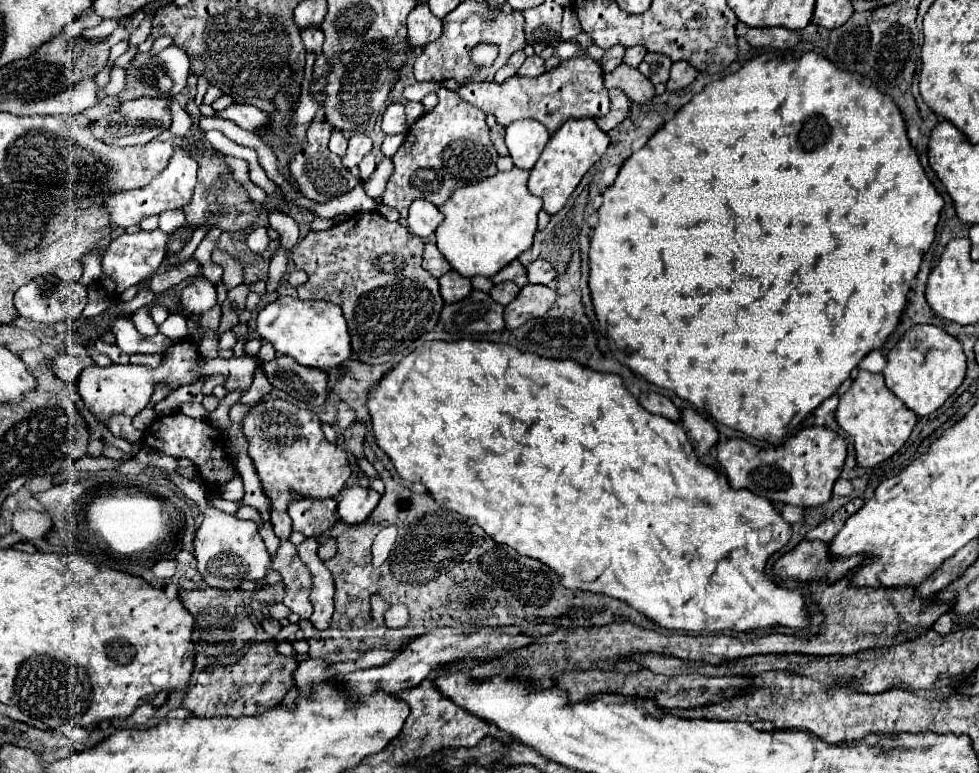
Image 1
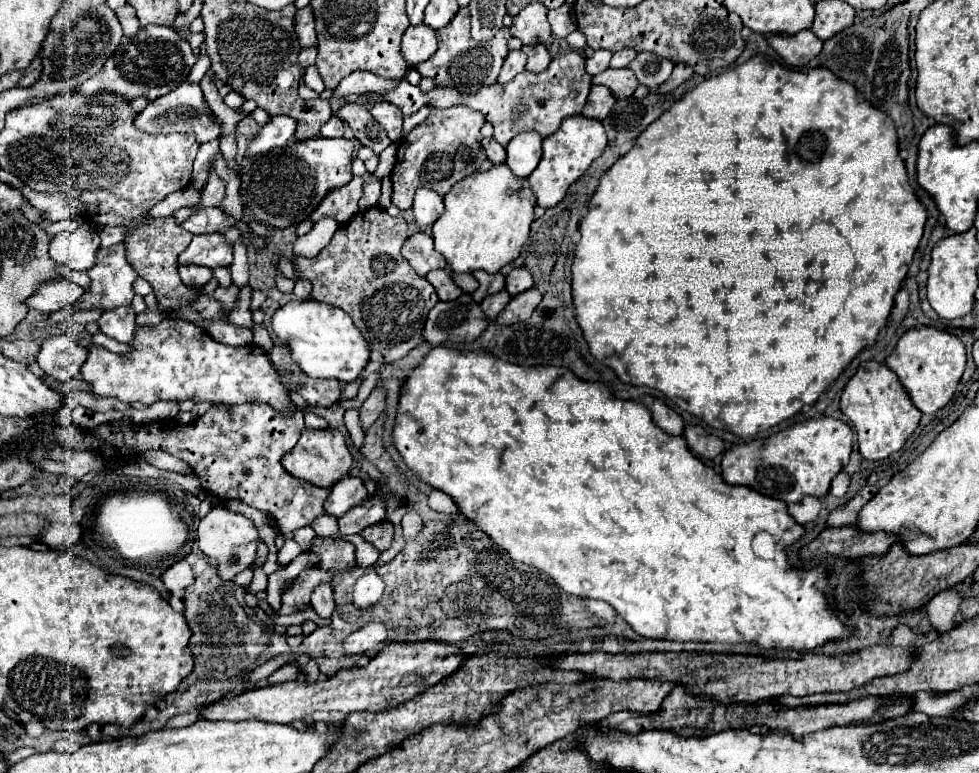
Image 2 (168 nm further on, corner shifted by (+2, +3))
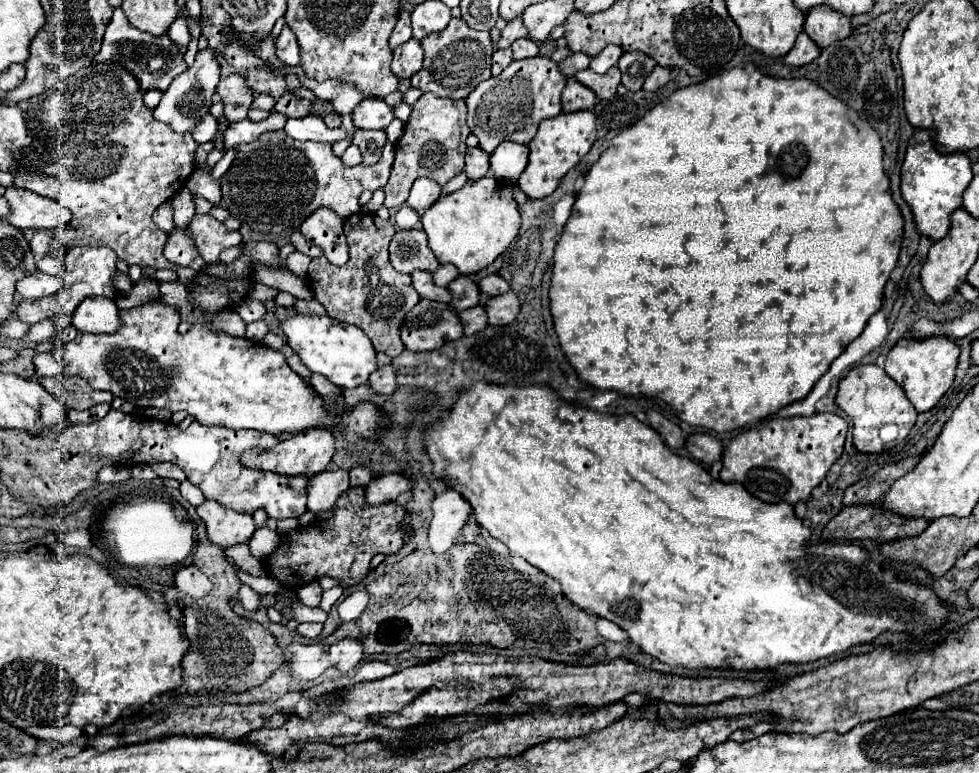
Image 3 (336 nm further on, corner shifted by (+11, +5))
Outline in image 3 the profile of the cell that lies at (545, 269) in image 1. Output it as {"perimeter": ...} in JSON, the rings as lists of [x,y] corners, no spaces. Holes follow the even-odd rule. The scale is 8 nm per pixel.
{"perimeter":[[[489,274],[479,282],[479,288],[487,296],[497,296],[497,294],[505,294],[509,290],[509,284],[499,274]]]}

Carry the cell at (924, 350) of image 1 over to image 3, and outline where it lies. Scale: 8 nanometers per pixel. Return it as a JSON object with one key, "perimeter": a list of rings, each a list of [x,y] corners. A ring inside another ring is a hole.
{"perimeter":[[[931,336],[925,340],[901,338],[885,358],[885,372],[907,392],[917,412],[931,410],[939,398],[951,388],[959,358],[959,346],[947,336]]]}

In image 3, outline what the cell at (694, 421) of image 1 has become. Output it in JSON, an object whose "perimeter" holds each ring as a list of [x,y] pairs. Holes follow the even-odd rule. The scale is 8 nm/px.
{"perimeter":[[[691,434],[685,442],[685,448],[695,460],[707,462],[707,464],[711,464],[713,460],[719,460],[723,452],[721,442],[709,434]]]}

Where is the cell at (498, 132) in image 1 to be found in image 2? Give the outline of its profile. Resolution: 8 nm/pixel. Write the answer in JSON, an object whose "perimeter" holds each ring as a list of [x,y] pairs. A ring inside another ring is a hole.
{"perimeter":[[[484,138],[482,140],[482,148],[486,150],[486,156],[492,164],[502,164],[506,160],[506,150],[504,146],[500,146],[498,142],[494,142],[494,138]]]}

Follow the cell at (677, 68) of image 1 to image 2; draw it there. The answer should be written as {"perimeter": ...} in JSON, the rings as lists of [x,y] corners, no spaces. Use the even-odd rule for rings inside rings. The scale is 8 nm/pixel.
{"perimeter":[[[676,64],[674,66],[674,72],[672,72],[672,76],[656,90],[656,92],[660,92],[660,94],[666,94],[666,92],[670,92],[670,90],[674,90],[674,88],[678,88],[682,82],[686,82],[690,76],[694,74],[694,70],[690,68],[690,66],[686,66],[686,64]]]}

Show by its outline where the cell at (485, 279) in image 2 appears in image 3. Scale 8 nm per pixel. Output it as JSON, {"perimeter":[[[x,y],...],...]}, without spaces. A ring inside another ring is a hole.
{"perimeter":[[[459,274],[457,280],[453,280],[453,284],[449,284],[449,290],[453,294],[453,308],[457,312],[461,310],[467,310],[471,306],[477,306],[479,304],[479,296],[481,296],[481,290],[479,290],[479,284],[473,282],[469,276],[465,274]]]}

